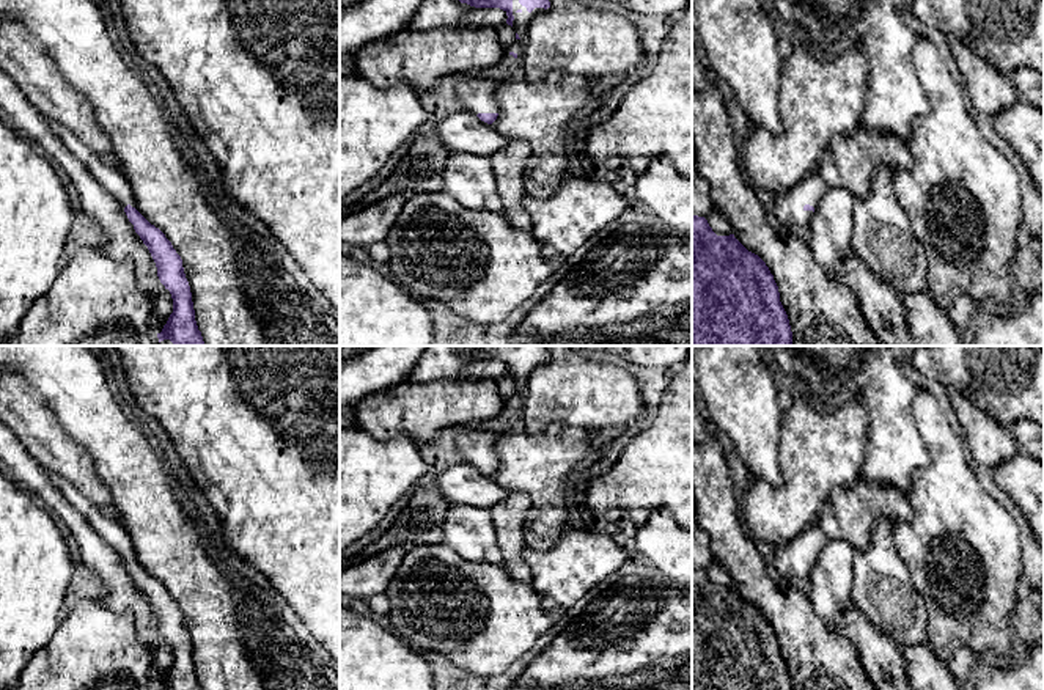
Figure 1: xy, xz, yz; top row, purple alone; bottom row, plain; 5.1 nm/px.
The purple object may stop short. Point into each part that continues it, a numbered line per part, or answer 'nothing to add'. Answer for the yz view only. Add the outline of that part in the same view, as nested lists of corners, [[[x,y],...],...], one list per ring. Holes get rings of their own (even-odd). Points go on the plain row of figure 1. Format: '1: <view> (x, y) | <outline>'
1: yz (788, 558) | [[[819,525],[808,527],[800,531],[788,544],[772,550],[774,563],[781,575],[781,580],[797,586],[803,586],[811,580],[813,563],[805,563],[803,558],[810,556],[816,561],[818,553],[827,544],[827,536]]]

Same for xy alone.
1: xy (112, 532) | [[[44,468],[49,478],[53,481],[57,489],[61,492],[61,495],[74,506],[77,508],[86,520],[93,525],[96,533],[112,547],[115,549],[123,560],[130,556],[137,561],[137,555],[132,545],[132,541],[124,530],[124,527],[113,520],[112,517],[99,512],[90,500],[86,500],[79,489],[71,484],[66,479],[61,479],[58,475],[55,475],[52,470]]]

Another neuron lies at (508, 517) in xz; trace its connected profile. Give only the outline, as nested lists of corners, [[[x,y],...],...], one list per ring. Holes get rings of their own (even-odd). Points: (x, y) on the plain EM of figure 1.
[[[509,492],[508,498],[491,508],[497,544],[503,556],[503,569],[517,582],[531,585],[533,574],[524,560],[527,549],[524,523],[531,506],[527,492]]]

